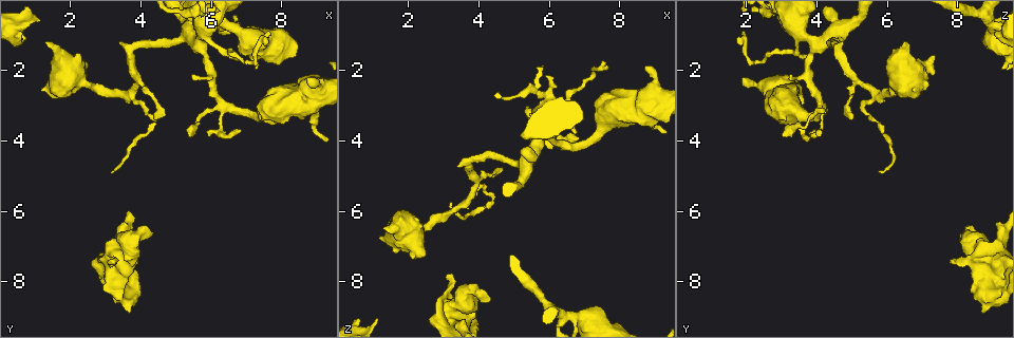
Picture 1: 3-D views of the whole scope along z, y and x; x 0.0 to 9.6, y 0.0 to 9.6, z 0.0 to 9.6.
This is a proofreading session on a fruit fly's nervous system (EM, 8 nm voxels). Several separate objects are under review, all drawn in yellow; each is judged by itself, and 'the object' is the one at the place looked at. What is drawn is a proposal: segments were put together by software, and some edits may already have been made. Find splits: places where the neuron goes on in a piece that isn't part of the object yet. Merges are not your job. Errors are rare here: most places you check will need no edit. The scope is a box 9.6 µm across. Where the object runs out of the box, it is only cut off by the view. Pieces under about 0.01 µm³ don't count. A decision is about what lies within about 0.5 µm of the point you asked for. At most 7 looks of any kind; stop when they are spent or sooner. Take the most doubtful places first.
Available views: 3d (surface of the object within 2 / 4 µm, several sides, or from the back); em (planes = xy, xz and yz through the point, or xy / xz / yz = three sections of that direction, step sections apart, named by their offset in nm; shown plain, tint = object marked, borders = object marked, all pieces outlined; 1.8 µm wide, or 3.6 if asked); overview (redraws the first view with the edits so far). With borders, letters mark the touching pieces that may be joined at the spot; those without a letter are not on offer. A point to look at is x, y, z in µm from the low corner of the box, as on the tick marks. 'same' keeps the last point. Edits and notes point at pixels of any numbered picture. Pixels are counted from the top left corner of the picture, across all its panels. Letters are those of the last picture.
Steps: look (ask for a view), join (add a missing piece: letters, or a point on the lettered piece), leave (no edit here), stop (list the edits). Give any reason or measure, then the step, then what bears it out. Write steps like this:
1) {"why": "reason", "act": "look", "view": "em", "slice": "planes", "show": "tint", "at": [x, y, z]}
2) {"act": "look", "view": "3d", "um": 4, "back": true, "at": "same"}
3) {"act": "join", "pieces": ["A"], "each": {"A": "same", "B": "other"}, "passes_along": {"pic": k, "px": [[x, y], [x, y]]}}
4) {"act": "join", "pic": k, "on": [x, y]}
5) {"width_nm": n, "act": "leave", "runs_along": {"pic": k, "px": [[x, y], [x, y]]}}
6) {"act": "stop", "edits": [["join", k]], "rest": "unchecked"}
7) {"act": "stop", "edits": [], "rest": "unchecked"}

{"why": "branch stops here", "act": "look", "view": "em", "slice": "planes", "show": "borders", "at": [4.25, 6.65, 8.60]}

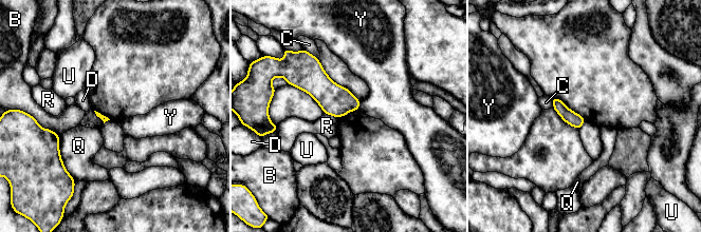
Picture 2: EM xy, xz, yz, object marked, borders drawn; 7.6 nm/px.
{"act": "leave", "each": {"B": "other", "C": "other", "D": "other", "Q": "other", "R": "other", "U": "other", "Y": "other"}, "border": {"pic": 2, "px": [[324, 113], [339, 117]]}, "found": "none of them fits"}

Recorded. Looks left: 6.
{"why": "four or more arms meet", "act": "look", "view": "em", "um": 3.6, "slice": "planes", "show": "borders", "at": [5.40, 1.05, 4.50]}

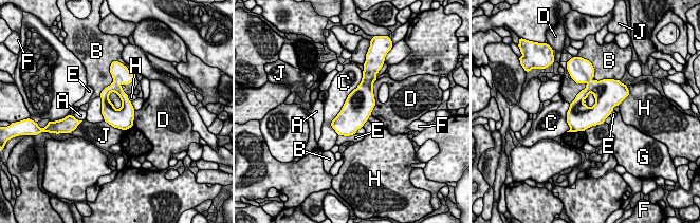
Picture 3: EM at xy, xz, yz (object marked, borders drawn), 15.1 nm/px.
{"width_nm": 320, "act": "leave", "each": {"A": "other", "B": "other", "C": "other", "D": "other", "E": "other", "F": "other", "G": "other", "H": "other", "J": "other"}, "border": {"pic": 3, "px": [[362, 78], [330, 124], [337, 134]]}, "found": "none of them fits"}

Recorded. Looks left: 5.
{"why": "branch stops here", "act": "look", "view": "em", "slice": "xz", "step": 4, "show": "borders", "at": [1.30, 1.25, 6.50]}

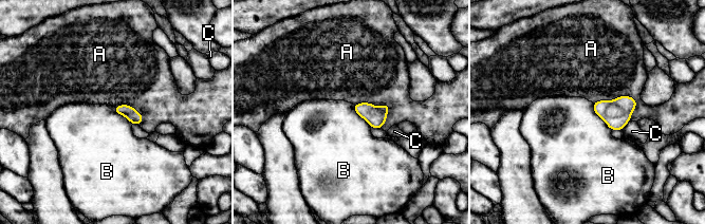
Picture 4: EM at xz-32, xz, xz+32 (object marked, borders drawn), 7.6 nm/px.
{"act": "look", "view": "em", "slice": "planes", "show": "borders", "at": "same"}

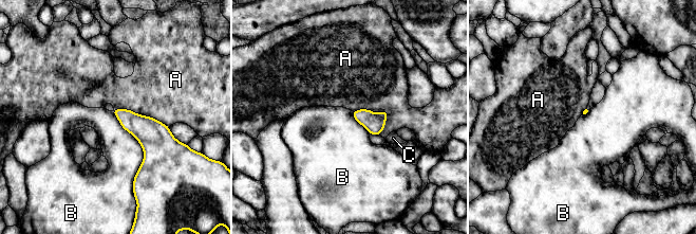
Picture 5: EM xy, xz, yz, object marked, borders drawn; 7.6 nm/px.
{"act": "leave", "each": {"A": "other", "B": "other", "C": "other"}, "border": {"pic": 5, "px": [[111, 111], [143, 149], [133, 187]]}, "found": "none of them fits"}

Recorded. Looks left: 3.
{"act": "stop", "edits": [], "rest": "unchecked"}

